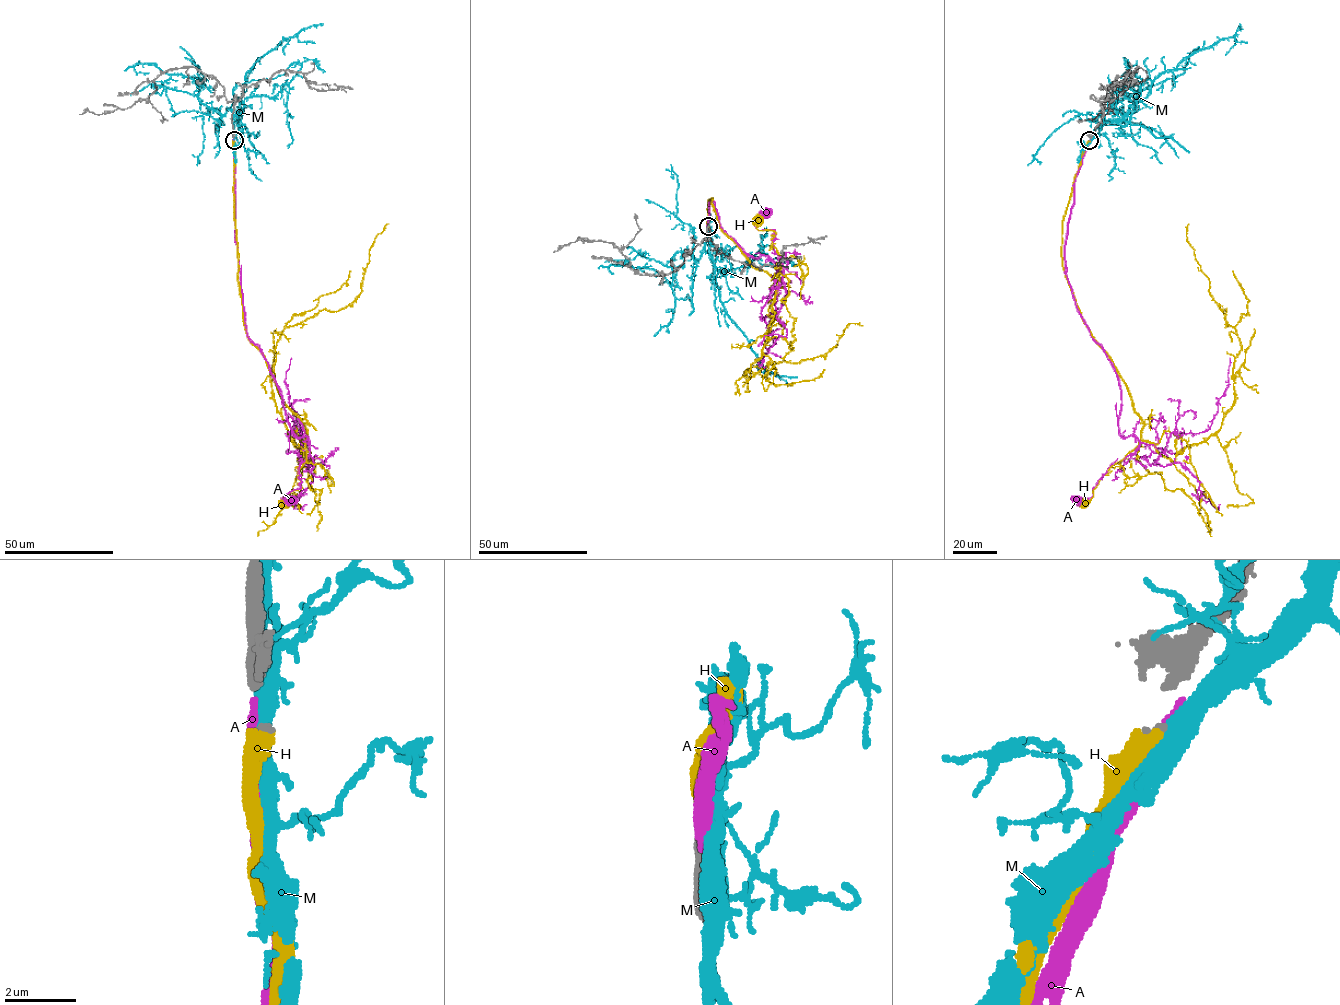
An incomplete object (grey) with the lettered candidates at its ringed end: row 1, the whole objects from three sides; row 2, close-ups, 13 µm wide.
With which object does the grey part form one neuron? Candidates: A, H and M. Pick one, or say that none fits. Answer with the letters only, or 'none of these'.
H

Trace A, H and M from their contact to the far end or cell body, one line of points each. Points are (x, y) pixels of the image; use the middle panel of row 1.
A: (707, 226), (711, 201), (722, 228), (748, 255), (767, 255), (783, 276), (775, 231), (755, 226), (766, 214)
H: (708, 226), (711, 198), (722, 230), (754, 267), (777, 280), (775, 233), (758, 230), (760, 219)
M: (708, 226), (710, 256), (717, 271), (715, 283), (726, 314), (768, 371), (777, 376), (797, 377)

